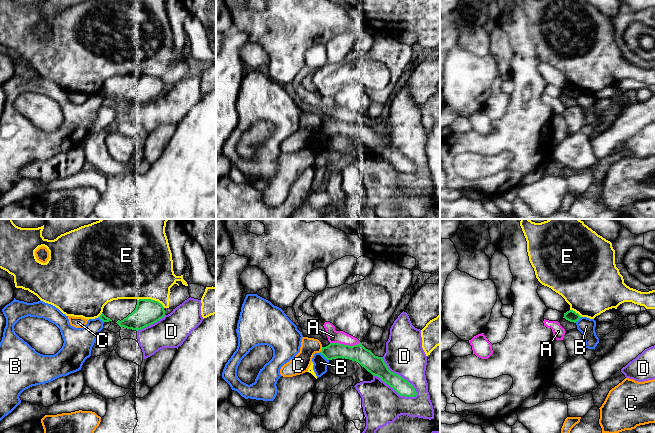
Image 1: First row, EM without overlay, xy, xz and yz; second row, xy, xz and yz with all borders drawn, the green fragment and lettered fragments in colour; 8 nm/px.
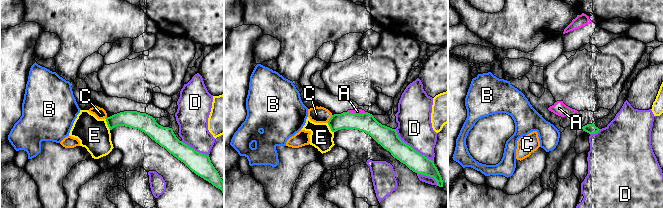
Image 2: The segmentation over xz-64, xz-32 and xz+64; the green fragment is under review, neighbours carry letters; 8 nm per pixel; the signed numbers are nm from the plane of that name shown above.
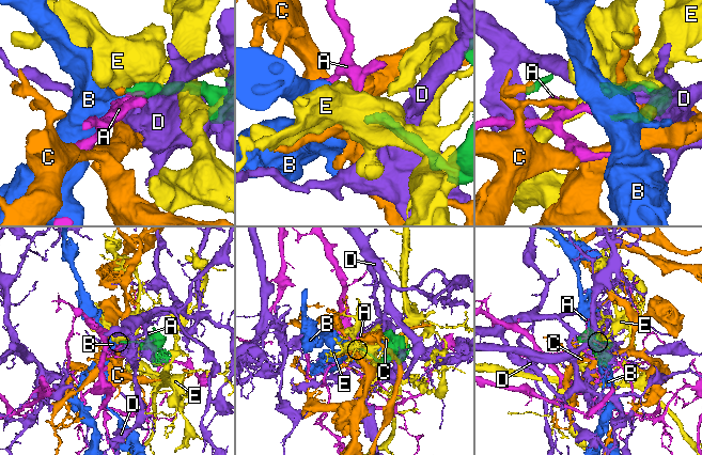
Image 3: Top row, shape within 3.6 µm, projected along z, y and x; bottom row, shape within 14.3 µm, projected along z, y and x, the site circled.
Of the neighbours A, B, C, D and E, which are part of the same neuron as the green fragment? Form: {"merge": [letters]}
{"merge": []}

